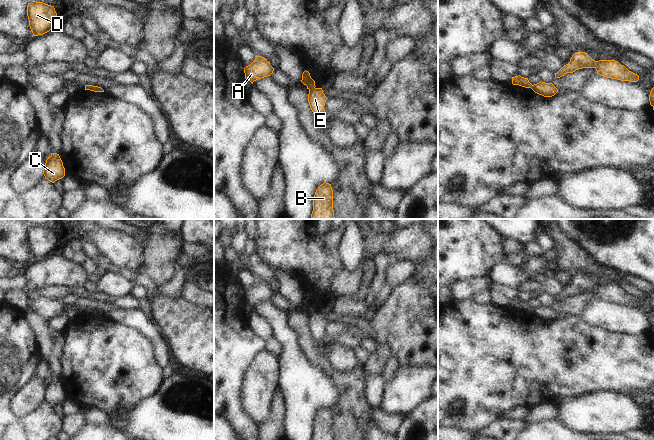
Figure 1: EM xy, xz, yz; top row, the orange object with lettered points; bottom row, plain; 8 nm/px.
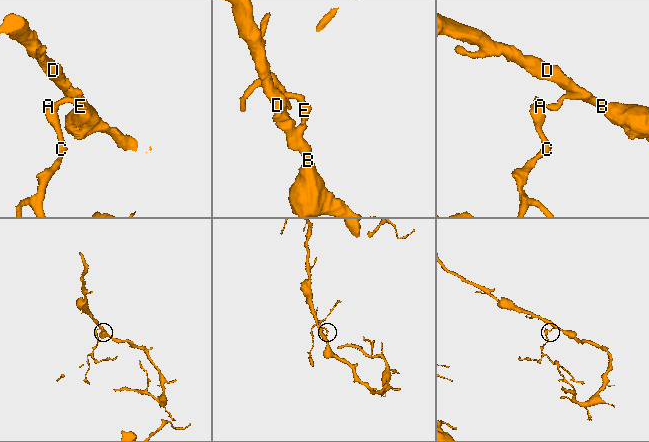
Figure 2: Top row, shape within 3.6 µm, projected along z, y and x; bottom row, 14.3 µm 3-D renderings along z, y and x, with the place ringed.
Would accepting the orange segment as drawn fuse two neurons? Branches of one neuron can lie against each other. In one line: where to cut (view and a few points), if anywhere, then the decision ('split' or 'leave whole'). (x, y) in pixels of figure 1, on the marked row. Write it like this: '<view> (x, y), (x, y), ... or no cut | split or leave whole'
xz (314, 87), (309, 90) | split

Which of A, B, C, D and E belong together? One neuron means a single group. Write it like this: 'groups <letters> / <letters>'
groups A C / B D E

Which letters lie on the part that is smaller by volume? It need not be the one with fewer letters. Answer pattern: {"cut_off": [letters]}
{"cut_off": ["A", "C"]}

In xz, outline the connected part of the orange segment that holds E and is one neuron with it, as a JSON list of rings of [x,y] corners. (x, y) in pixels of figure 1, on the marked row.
[[[313,88],[309,90],[308,102],[316,118],[319,118],[325,112],[324,106],[327,99],[322,88]]]

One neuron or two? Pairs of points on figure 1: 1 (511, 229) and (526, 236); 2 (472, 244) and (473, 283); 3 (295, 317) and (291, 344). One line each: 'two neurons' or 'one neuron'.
1: one neuron
2: two neurons
3: two neurons

